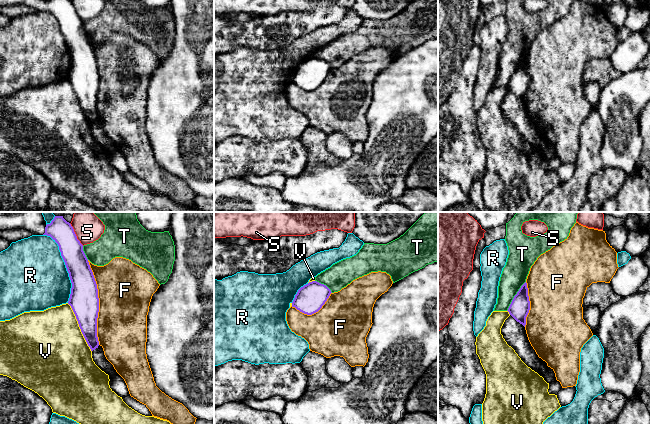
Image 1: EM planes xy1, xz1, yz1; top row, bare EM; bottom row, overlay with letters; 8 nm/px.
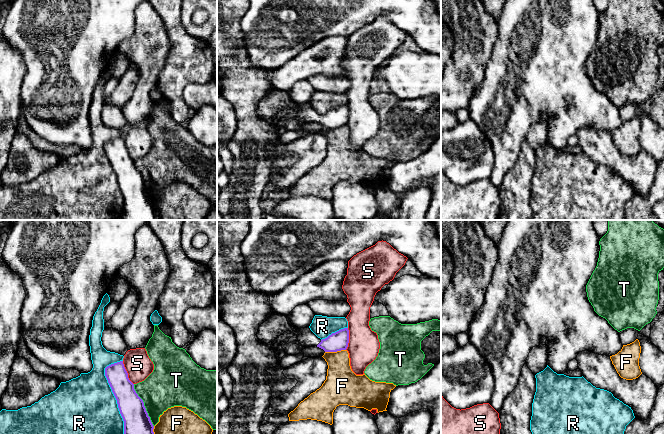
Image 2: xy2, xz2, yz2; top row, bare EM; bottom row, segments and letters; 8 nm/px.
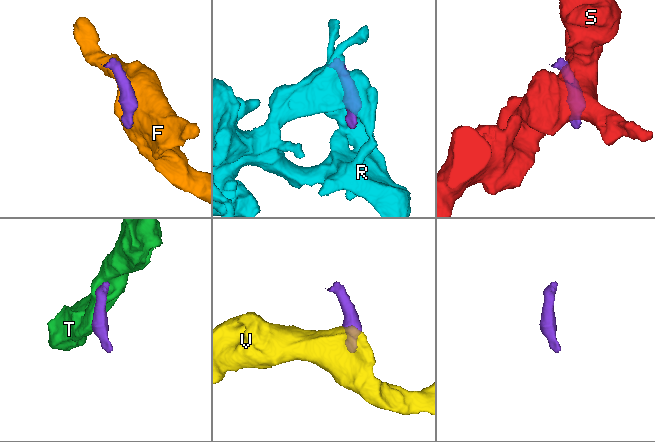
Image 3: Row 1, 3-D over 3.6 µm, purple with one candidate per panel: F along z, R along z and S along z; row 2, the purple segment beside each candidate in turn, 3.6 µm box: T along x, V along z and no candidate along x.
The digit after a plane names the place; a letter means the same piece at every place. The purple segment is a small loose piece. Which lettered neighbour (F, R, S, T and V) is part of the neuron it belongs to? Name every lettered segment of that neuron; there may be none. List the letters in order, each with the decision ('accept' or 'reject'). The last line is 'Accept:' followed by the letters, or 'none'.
F: reject
R: reject
S: reject
T: reject
V: reject
Accept: none

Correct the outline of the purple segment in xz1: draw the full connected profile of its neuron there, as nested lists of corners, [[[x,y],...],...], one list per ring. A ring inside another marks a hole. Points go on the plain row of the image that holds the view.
[[[317,57],[309,58],[298,66],[292,83],[304,90],[312,91],[322,84],[331,69],[326,61]]]

